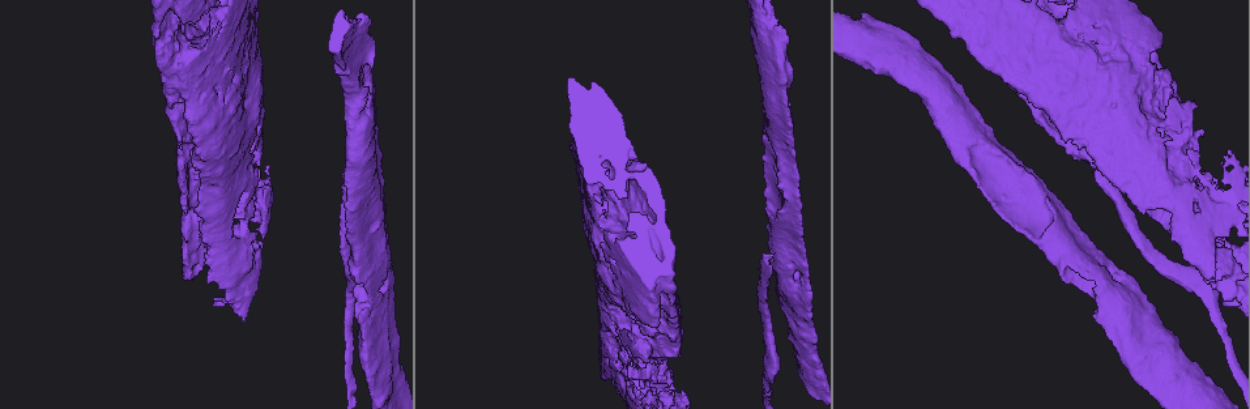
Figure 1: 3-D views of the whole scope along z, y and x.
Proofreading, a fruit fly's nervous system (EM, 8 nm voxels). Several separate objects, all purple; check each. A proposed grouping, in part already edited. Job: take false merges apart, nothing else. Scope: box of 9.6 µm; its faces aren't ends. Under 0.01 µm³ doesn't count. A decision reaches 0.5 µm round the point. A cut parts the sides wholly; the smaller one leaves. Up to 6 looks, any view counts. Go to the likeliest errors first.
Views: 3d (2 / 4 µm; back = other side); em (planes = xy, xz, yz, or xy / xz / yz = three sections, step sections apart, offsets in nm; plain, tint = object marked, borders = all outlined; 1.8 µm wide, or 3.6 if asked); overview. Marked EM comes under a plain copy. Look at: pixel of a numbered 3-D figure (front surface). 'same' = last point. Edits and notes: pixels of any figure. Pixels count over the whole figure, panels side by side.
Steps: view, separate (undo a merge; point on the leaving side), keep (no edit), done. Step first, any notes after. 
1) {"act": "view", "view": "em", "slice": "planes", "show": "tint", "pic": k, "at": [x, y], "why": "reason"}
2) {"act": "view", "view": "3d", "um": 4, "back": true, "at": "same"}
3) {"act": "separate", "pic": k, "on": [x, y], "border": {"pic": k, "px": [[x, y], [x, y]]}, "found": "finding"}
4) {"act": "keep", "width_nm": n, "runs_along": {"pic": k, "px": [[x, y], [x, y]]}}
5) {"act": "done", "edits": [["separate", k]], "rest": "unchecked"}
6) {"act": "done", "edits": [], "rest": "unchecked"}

{"act": "view", "view": "em", "slice": "planes", "show": "tint", "pic": 1, "at": [1101, 177], "why": "calibre changes"}

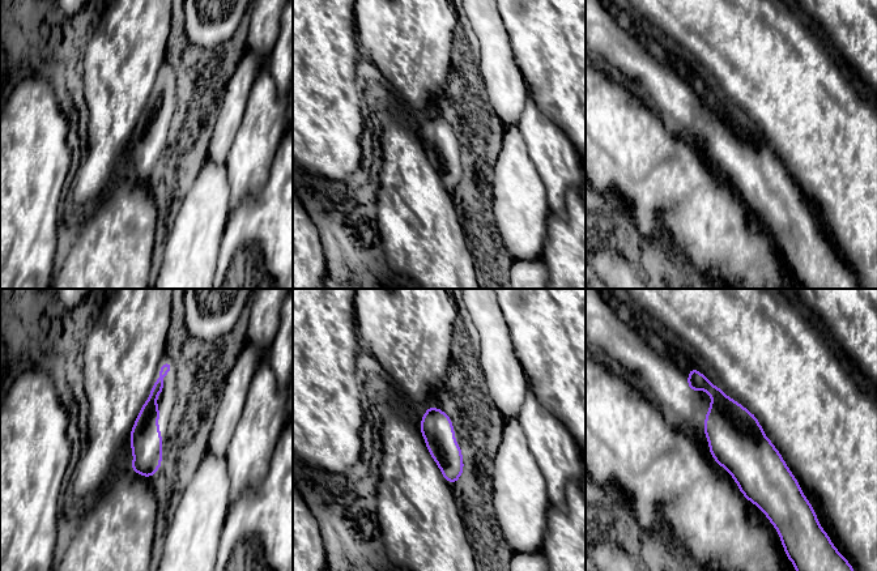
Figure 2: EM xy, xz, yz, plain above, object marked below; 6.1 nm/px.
{"act": "keep", "width_nm": 200, "found": "all the same neuron"}

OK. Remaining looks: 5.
{"act": "view", "view": "3d", "um": 4, "back": true, "pic": 1, "at": [1181, 204], "why": "abrupt turn"}

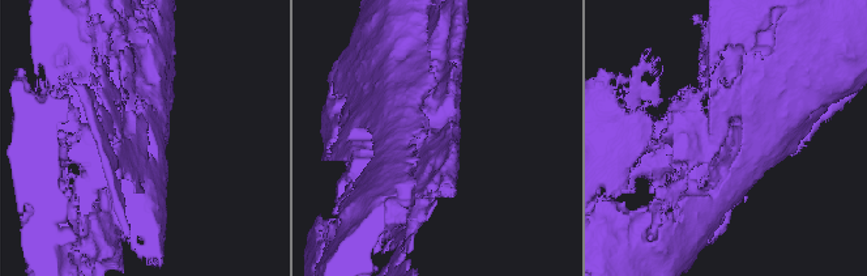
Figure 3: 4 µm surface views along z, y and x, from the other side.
{"act": "view", "view": "em", "um": 3.6, "slice": "planes", "show": "tint", "pic": 3, "at": [426, 145]}

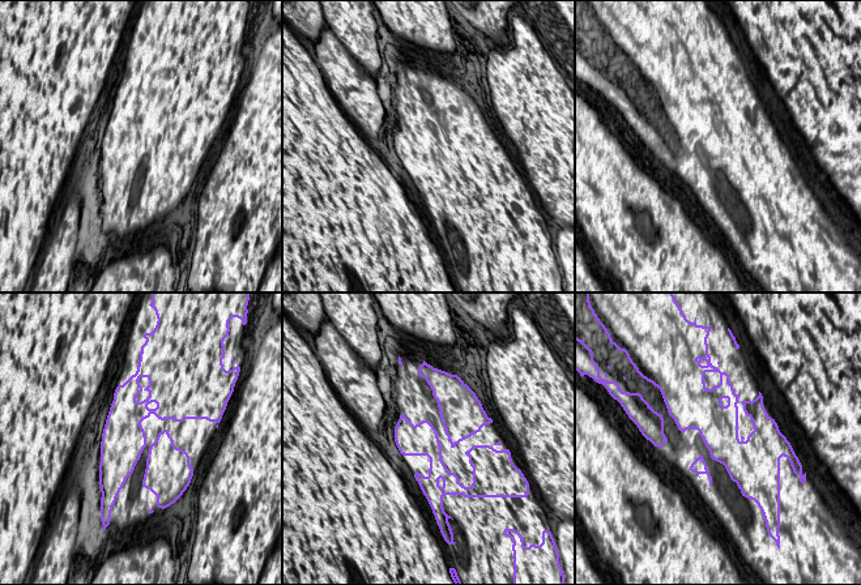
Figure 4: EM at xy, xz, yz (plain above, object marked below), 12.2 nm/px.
{"act": "keep", "found": "one neuron here"}

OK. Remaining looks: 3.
{"act": "view", "view": "3d", "um": 4, "pic": 1, "at": [168, 45], "why": "sudden change in width"}

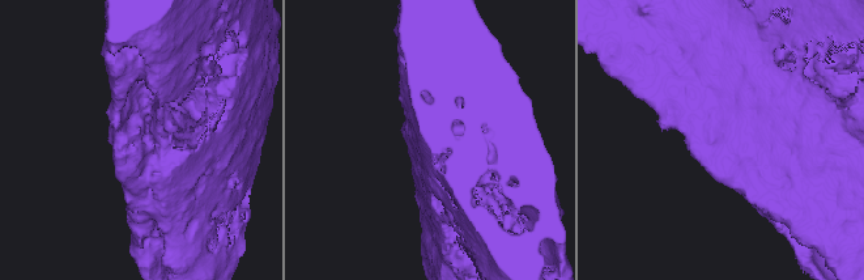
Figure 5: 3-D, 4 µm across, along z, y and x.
{"act": "view", "view": "em", "um": 3.6, "slice": "planes", "show": "tint", "pic": 5, "at": [732, 140], "why": "shape alone is not enough"}

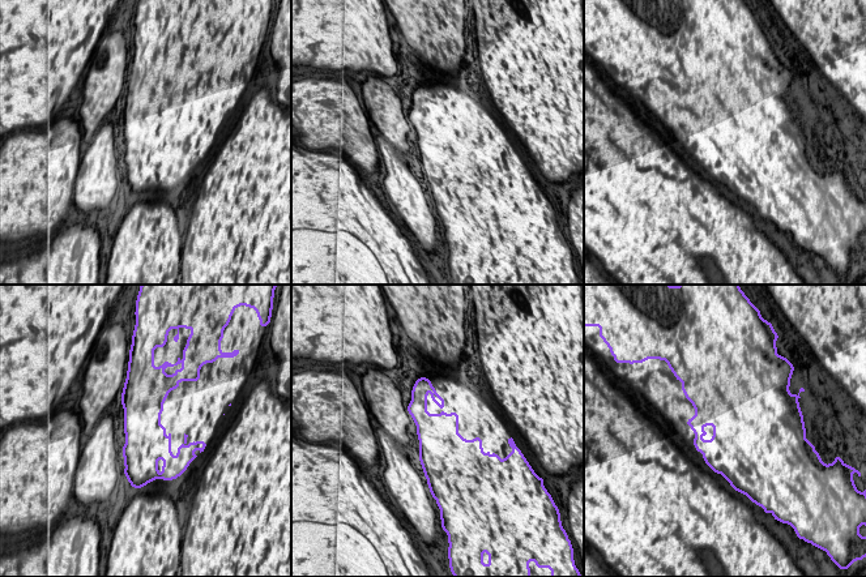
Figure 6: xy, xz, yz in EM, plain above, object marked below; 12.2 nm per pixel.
{"act": "keep", "found": "continuous, no second neuron"}

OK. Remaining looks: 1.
{"act": "done", "edits": [], "rest": "unchecked"}

